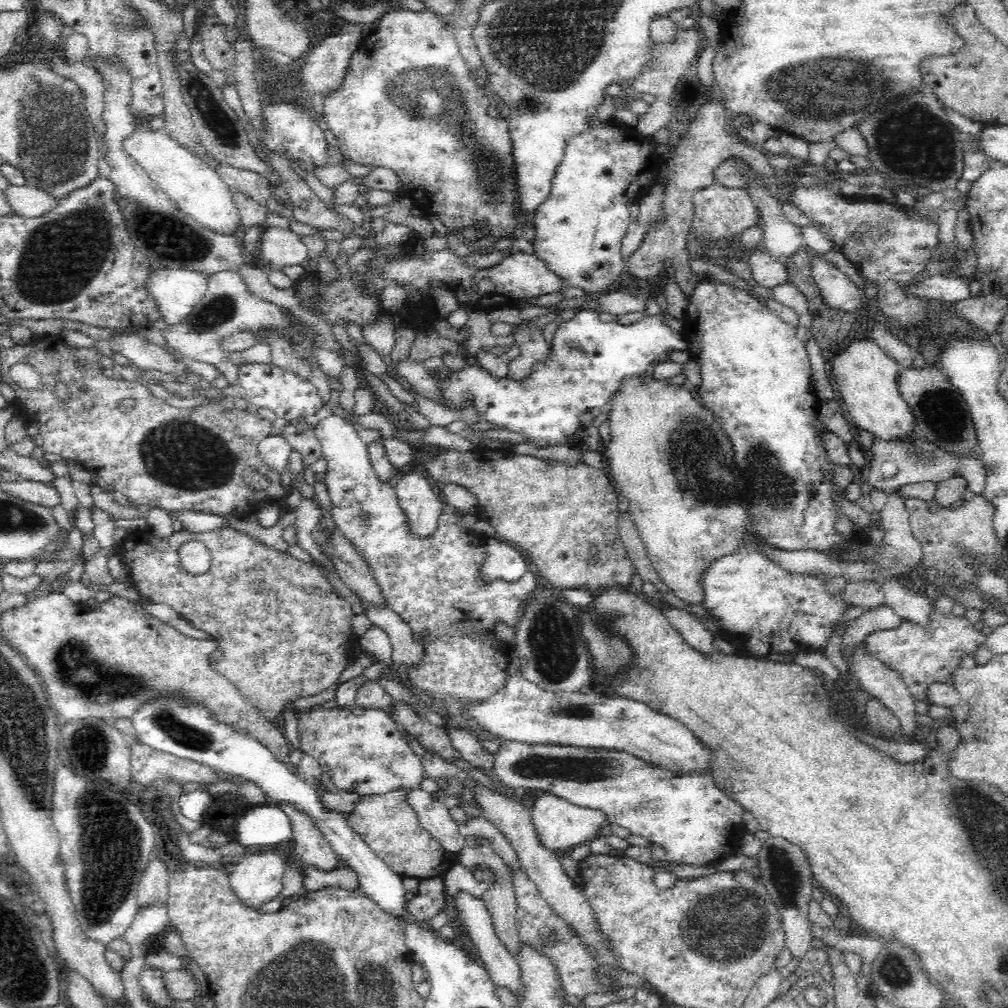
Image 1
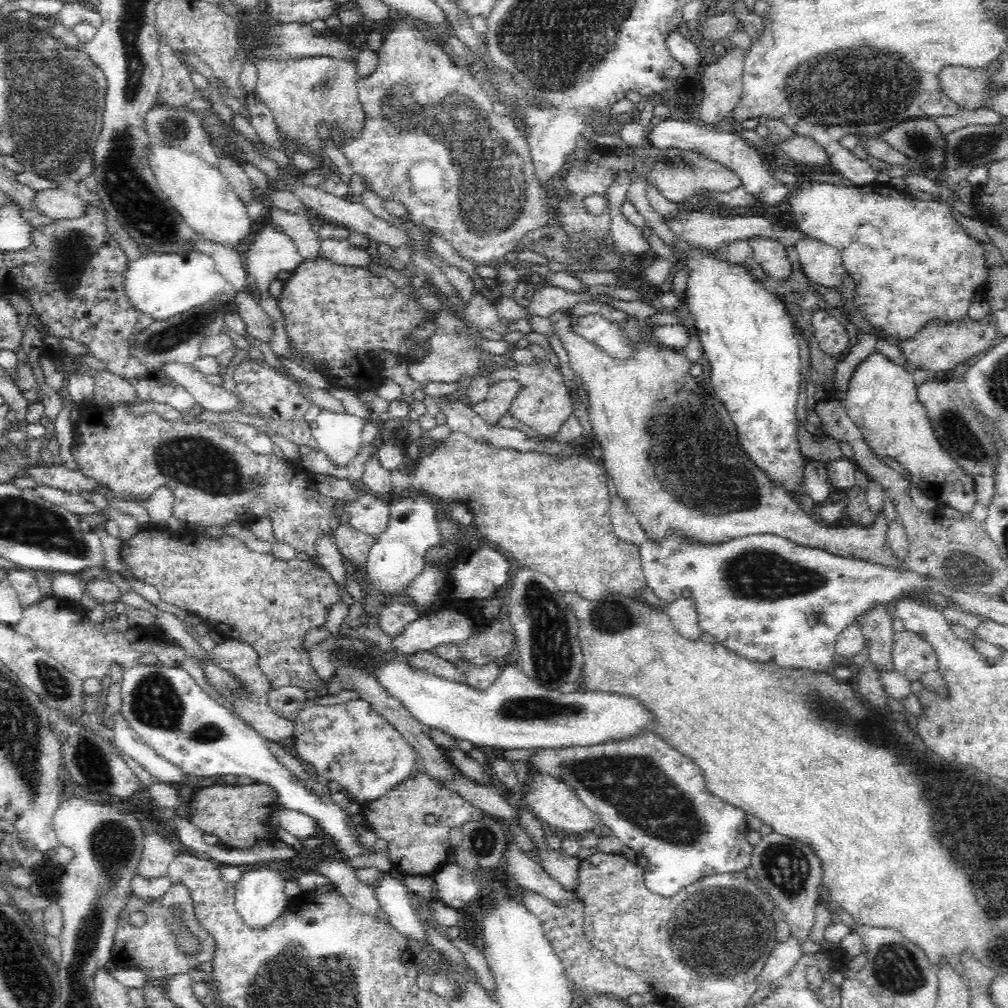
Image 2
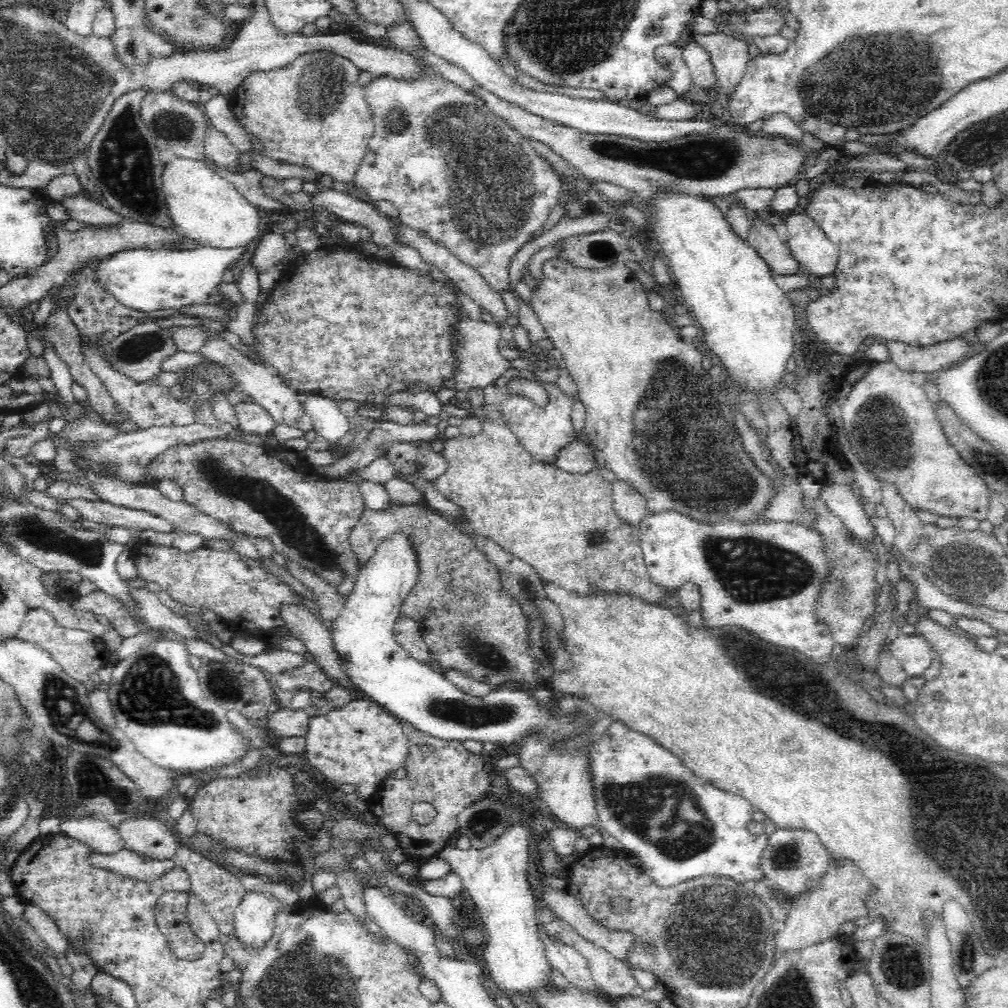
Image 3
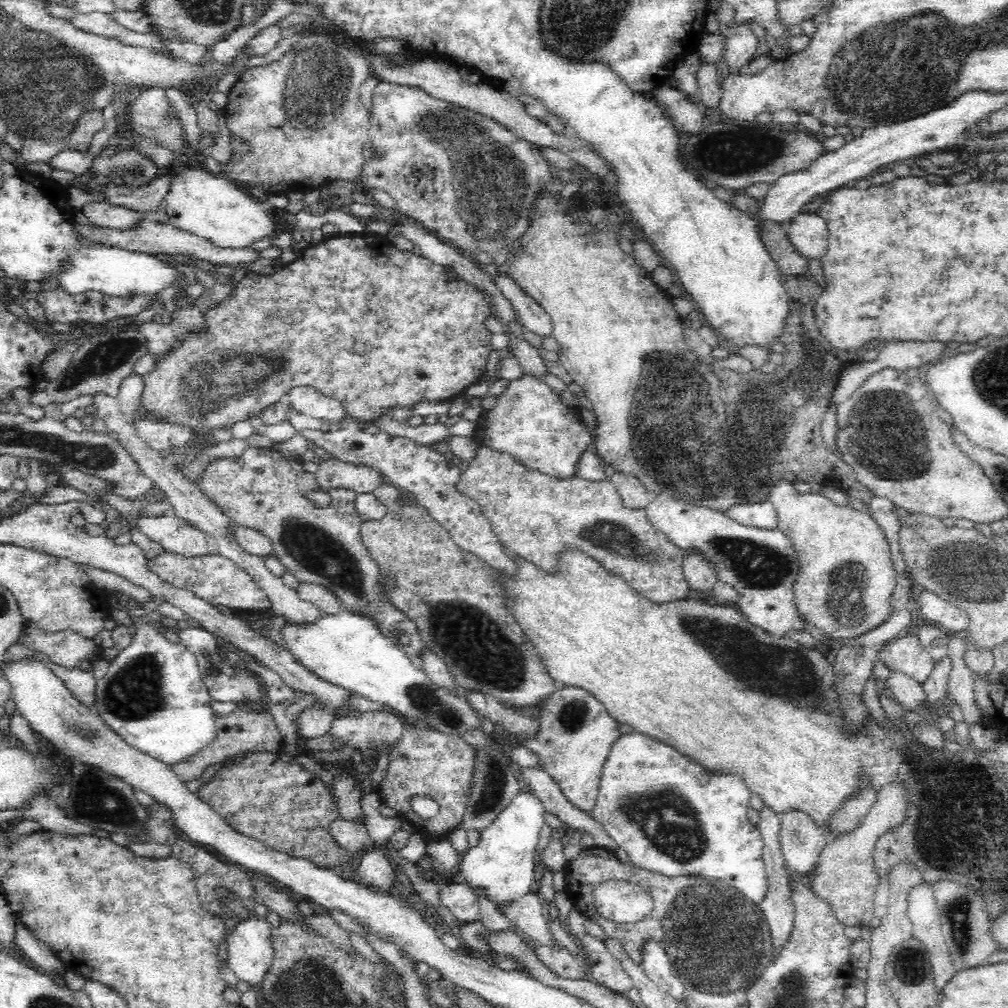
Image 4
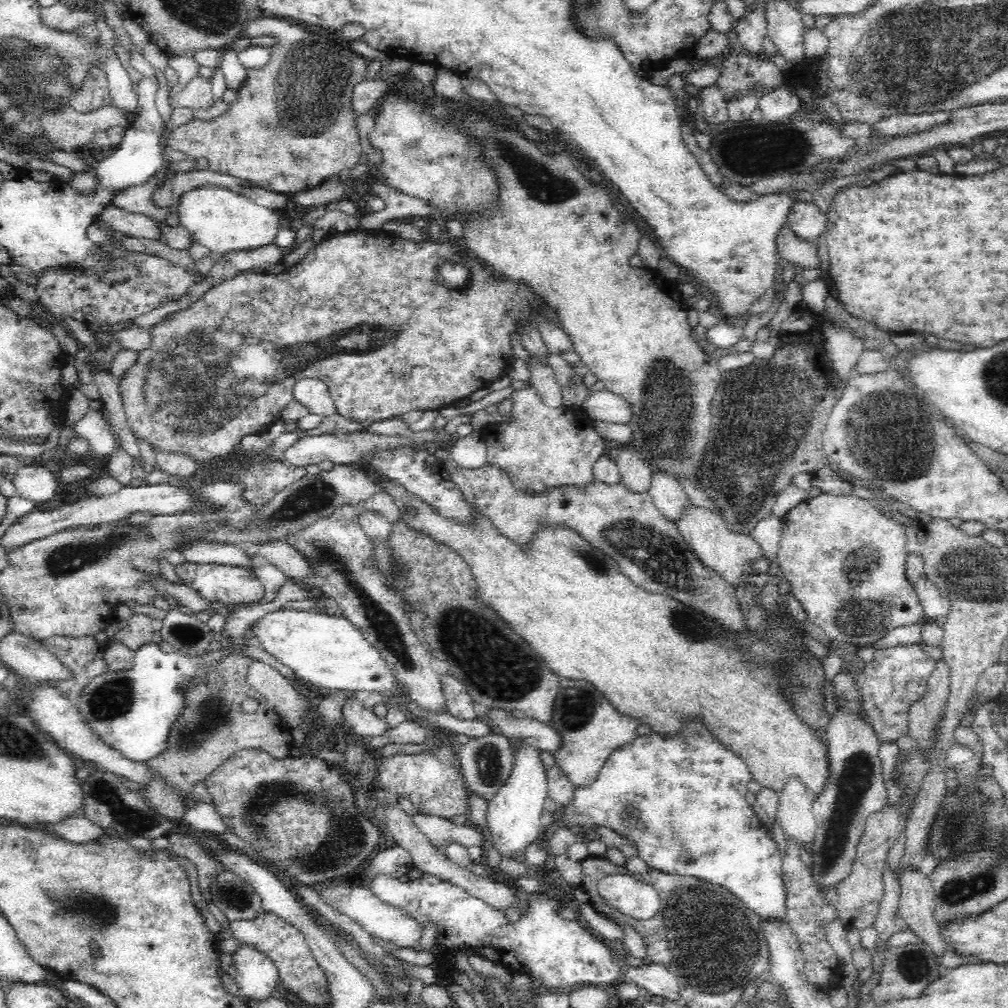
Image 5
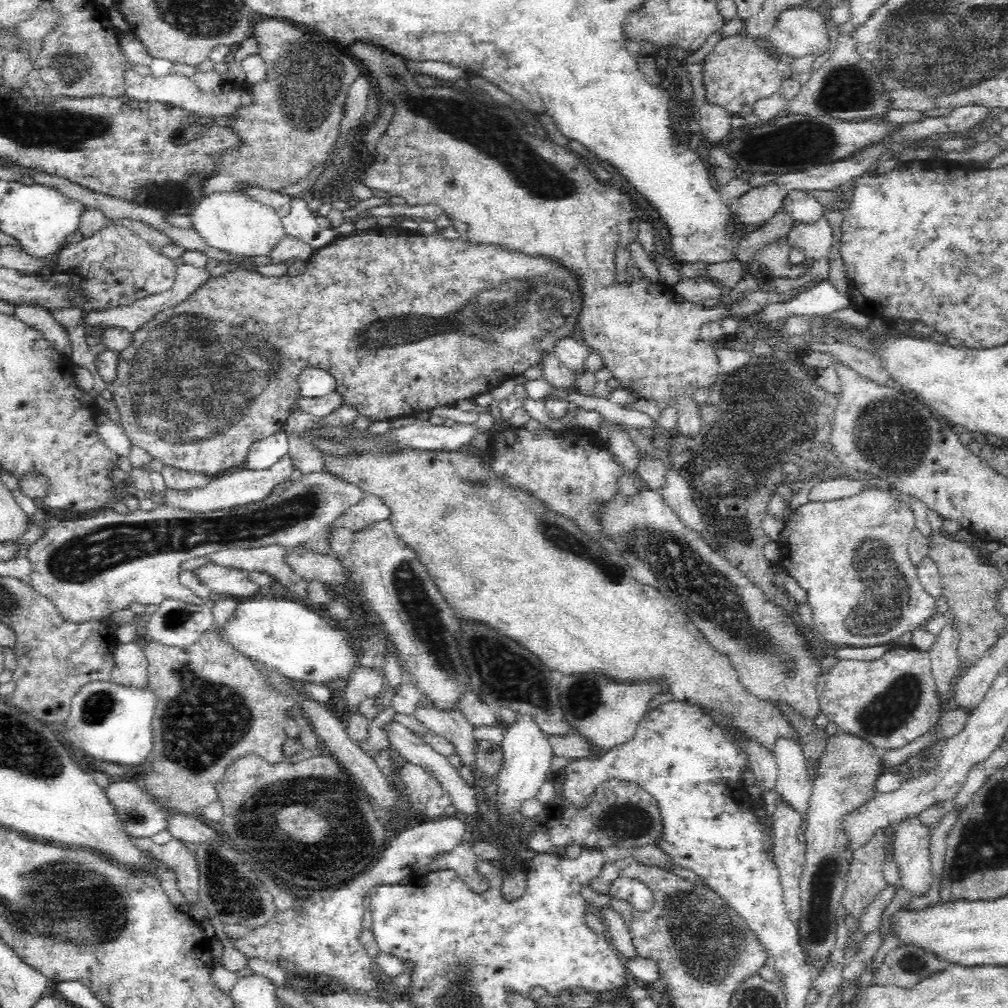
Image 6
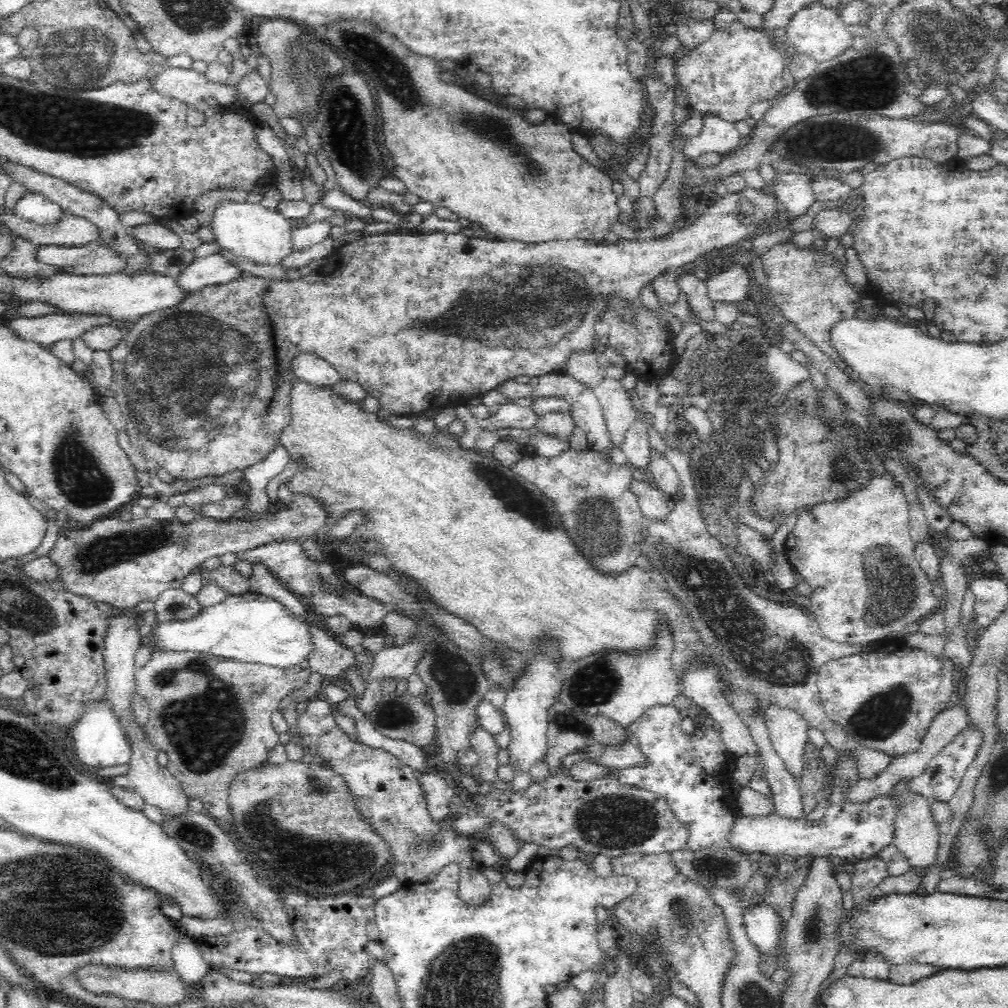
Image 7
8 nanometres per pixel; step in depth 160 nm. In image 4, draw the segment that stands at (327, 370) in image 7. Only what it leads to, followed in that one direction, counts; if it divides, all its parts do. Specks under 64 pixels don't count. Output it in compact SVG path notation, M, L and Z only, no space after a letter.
M300 385L288 392L291 407L306 417L338 422L344 415L342 405L330 395L325 395L316 387Z

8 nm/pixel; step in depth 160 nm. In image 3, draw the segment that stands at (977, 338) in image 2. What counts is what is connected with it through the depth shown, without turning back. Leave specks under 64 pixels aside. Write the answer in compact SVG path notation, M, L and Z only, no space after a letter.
M962 338L939 342L927 347L912 347L900 341L885 341L888 358L900 370L921 377L916 372L934 372L944 369L967 357L972 348Z

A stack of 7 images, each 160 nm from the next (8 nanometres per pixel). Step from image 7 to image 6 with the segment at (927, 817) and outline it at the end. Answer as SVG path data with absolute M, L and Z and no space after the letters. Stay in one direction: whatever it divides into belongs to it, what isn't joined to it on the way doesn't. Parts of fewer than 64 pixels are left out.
M912 816L894 826L894 855L901 885L912 896L928 892L933 876L930 863L931 828Z

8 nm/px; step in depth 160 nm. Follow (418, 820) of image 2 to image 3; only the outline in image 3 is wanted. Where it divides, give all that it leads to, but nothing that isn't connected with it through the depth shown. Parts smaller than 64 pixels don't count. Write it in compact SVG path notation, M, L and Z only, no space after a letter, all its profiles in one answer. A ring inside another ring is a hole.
M401 721L401 725L408 739L408 758L403 764L406 776L400 779L392 779L389 776L382 780L376 788L374 797L366 800L366 805L378 821L388 829L388 832L393 834L408 860L413 858L413 860L426 861L446 847L456 834L459 828L458 815L460 812L489 792L491 770L483 758L468 751L462 745L462 741L443 741L434 738L414 728L406 721ZM414 801L424 801L434 805L437 814L427 825L418 824L414 820L410 810L410 805Z

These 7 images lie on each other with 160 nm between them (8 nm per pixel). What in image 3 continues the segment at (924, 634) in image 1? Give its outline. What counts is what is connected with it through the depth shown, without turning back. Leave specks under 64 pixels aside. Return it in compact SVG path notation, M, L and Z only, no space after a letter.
M918 632L911 636L899 634L891 642L889 650L890 655L902 666L902 669L910 678L922 677L931 666L932 646Z

